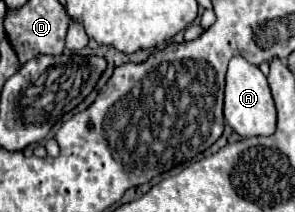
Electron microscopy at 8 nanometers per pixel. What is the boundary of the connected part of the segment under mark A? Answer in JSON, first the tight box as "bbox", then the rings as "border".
{"bbox":[225,57,275,137],"border":[[[233,57],[229,61],[227,77],[225,77],[225,121],[233,127],[241,137],[257,137],[257,135],[273,135],[275,133],[275,103],[269,91],[267,77],[259,67],[247,63],[243,57]]]}

